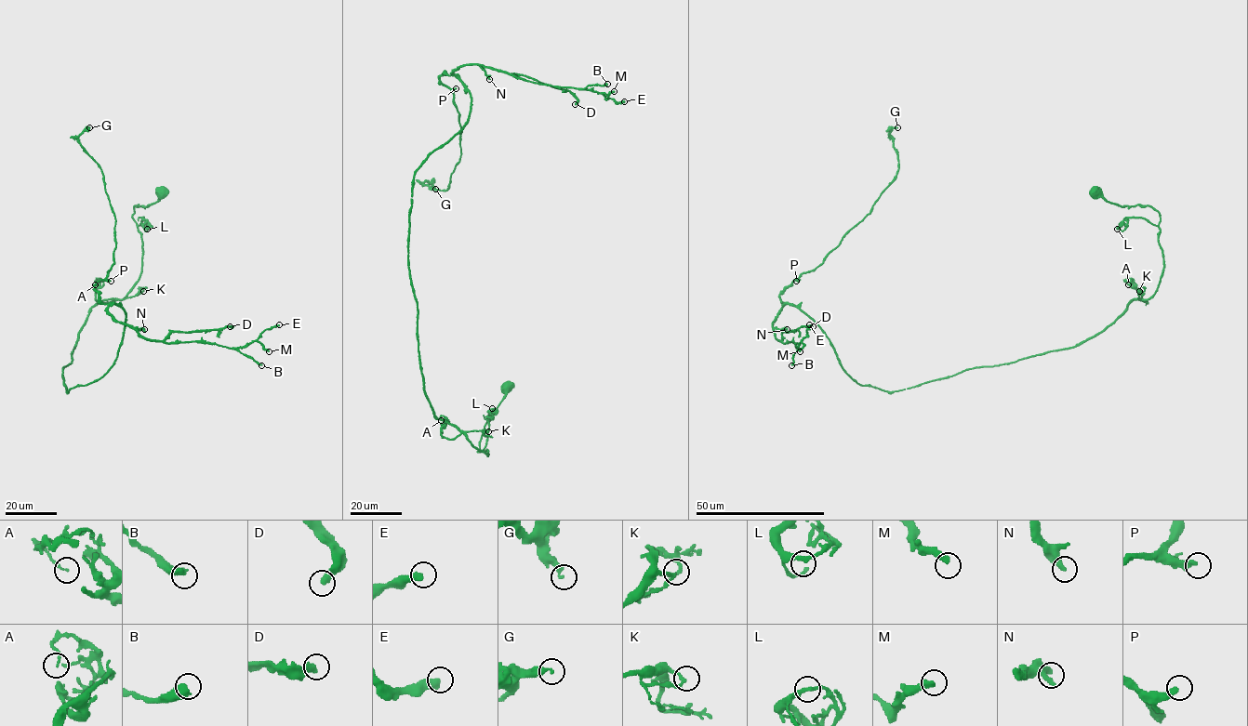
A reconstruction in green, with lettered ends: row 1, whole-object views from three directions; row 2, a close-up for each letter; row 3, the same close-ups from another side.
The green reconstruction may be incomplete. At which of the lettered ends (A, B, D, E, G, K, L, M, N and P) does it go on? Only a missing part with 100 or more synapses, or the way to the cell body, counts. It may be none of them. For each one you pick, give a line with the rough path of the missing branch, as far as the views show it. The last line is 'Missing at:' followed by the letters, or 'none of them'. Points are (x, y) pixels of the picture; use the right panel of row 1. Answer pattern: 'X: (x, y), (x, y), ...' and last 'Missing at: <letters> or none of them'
D: (813, 326), (816, 323), (818, 308), (816, 301), (818, 295), (837, 295), (840, 299), (847, 299), (847, 303)
Missing at: D

